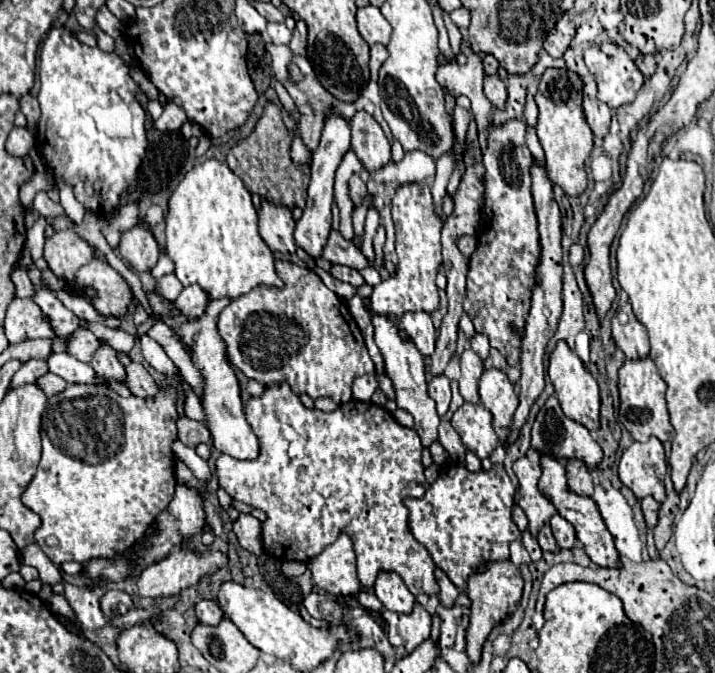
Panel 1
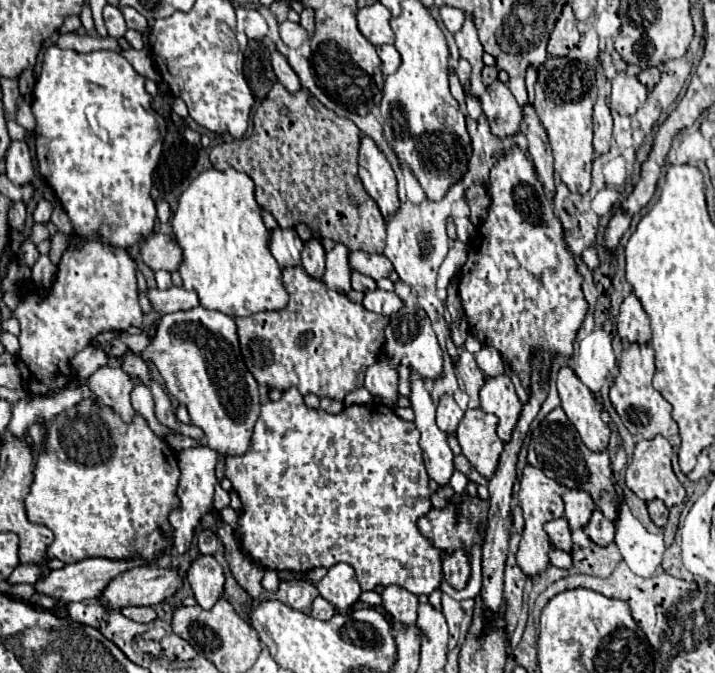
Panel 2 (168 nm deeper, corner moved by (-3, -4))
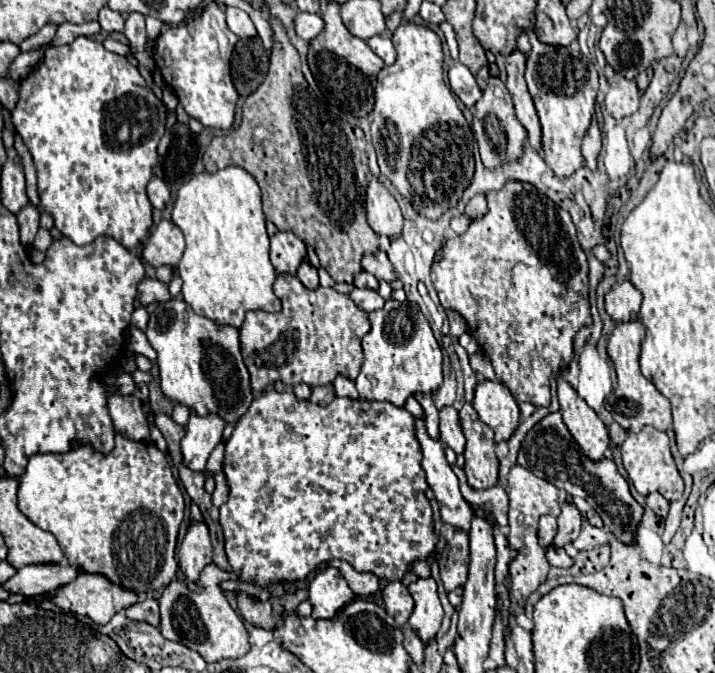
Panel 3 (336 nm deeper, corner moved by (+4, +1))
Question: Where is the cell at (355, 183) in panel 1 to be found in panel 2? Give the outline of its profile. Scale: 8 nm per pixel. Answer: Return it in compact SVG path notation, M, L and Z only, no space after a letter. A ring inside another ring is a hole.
M274 83L274 87L270 89L270 93L266 95L266 99L254 111L254 131L252 131L252 135L244 137L240 141L234 141L234 143L224 143L224 145L212 147L210 161L212 161L212 167L218 169L218 171L226 171L226 169L232 167L236 171L246 173L256 183L256 201L258 201L258 205L262 209L270 211L282 229L290 229L290 227L296 227L298 223L304 223L304 225L310 227L310 231L314 233L314 237L318 237L318 239L328 237L328 239L336 241L336 243L344 243L348 247L348 251L358 251L360 249L360 251L366 251L366 253L382 253L384 245L386 245L386 221L384 221L384 217L380 217L380 209L376 209L376 203L372 201L372 197L368 197L368 193L366 193L366 189L364 189L364 185L362 185L362 181L358 177L360 139L362 139L362 131L350 119L338 117L334 111L326 109L304 87L300 87L296 93L290 93L290 91L286 91L286 87L282 83Z

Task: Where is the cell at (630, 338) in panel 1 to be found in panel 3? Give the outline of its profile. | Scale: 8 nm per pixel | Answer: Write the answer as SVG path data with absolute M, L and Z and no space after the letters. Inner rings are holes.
M629 282L615 284L613 290L605 296L605 310L617 322L639 320L639 306L641 306L641 292Z

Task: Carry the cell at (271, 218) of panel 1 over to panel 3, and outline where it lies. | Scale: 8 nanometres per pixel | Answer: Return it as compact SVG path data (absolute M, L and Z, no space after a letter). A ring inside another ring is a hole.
M277 232L271 236L271 262L277 272L297 272L305 256L305 242L293 232Z

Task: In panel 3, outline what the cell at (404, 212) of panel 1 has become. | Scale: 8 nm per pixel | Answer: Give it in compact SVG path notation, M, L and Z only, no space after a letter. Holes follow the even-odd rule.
M355 288L353 292L351 292L351 298L353 298L353 302L361 308L361 310L365 310L365 312L375 312L375 310L381 310L383 308L383 304L385 304L385 300L379 296L379 292L377 290L367 290L367 288Z

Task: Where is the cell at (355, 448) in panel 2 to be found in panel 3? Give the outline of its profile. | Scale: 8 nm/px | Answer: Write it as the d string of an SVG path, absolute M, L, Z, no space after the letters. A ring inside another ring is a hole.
M267 390L253 400L249 412L235 424L231 438L225 442L223 472L229 486L229 500L219 508L219 522L225 534L225 554L231 560L229 564L233 572L245 582L253 580L259 588L283 580L303 580L317 566L333 558L349 562L357 572L371 572L385 580L403 580L403 576L411 572L411 566L417 560L427 560L439 542L439 534L433 530L431 506L425 496L427 480L421 468L421 448L415 438L415 418L405 408L397 408L389 402L335 398L329 406L317 406L309 400L297 400L291 390Z

